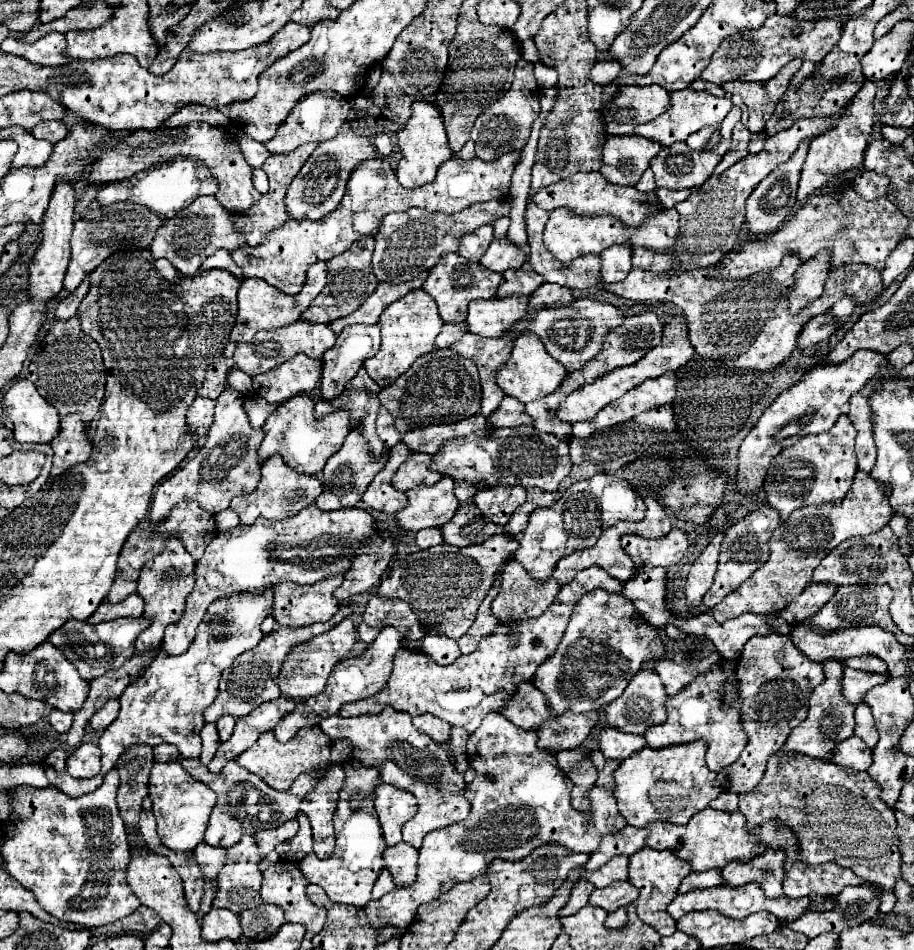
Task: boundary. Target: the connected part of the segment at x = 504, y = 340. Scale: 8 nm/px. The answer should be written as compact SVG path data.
M467 332L459 342L451 346L479 368L483 388L483 414L491 414L505 396L503 390L497 386L497 370L503 368L503 364L507 364L507 360L511 358L511 348L517 336L519 332L507 332L507 336L501 338L481 338L473 332Z

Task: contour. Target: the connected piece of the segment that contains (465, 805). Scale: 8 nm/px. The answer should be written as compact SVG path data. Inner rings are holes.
M387 706L381 714L363 714L355 718L329 716L321 720L319 728L331 738L347 738L353 744L353 756L371 768L379 768L383 774L383 782L389 782L401 790L411 792L417 798L419 810L417 814L403 826L403 842L419 848L425 834L437 828L445 828L449 824L461 822L467 818L471 804L465 798L465 780L463 774L457 772L449 754L431 740L425 732L419 732L411 724L411 716L407 712L399 712Z

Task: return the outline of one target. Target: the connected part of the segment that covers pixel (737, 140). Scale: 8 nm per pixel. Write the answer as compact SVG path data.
M739 122L735 128L733 128L733 138L731 138L731 148L727 150L727 154L723 156L723 160L717 164L715 172L713 174L721 174L725 172L729 166L733 166L737 160L741 160L743 156L747 156L747 144L749 144L749 136L751 132Z

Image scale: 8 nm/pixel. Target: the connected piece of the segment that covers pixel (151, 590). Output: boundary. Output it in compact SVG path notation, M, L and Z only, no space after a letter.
M169 538L165 544L165 550L141 568L137 592L145 600L143 618L147 618L151 624L135 640L137 656L141 656L143 652L161 648L163 632L165 632L167 624L175 624L175 620L179 620L179 616L183 616L183 604L187 604L187 596L191 594L193 586L195 586L195 560L187 554L187 550L181 546L179 540Z

